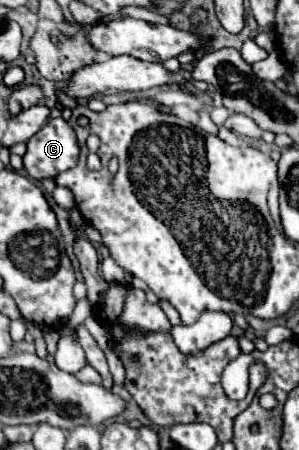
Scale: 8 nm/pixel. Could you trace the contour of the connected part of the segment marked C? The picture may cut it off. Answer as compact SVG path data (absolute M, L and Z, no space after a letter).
M48 119L26 143L24 169L32 179L48 179L78 163L78 141L74 129L62 119Z

